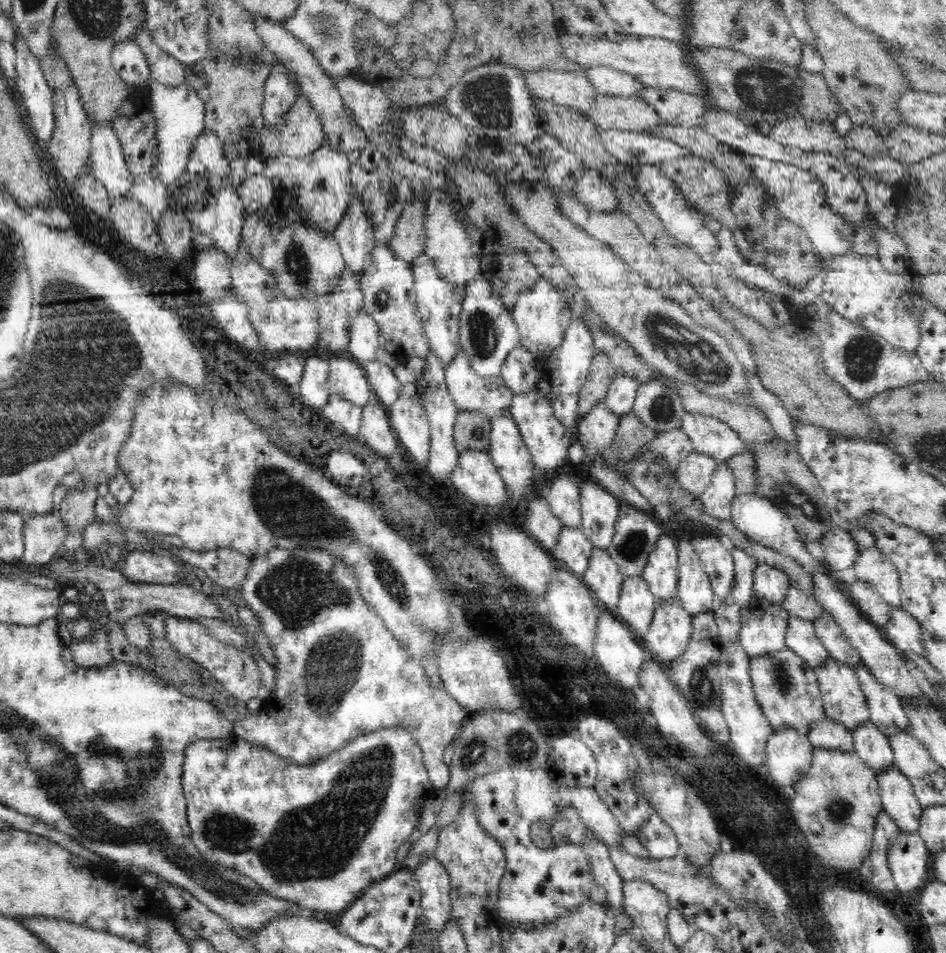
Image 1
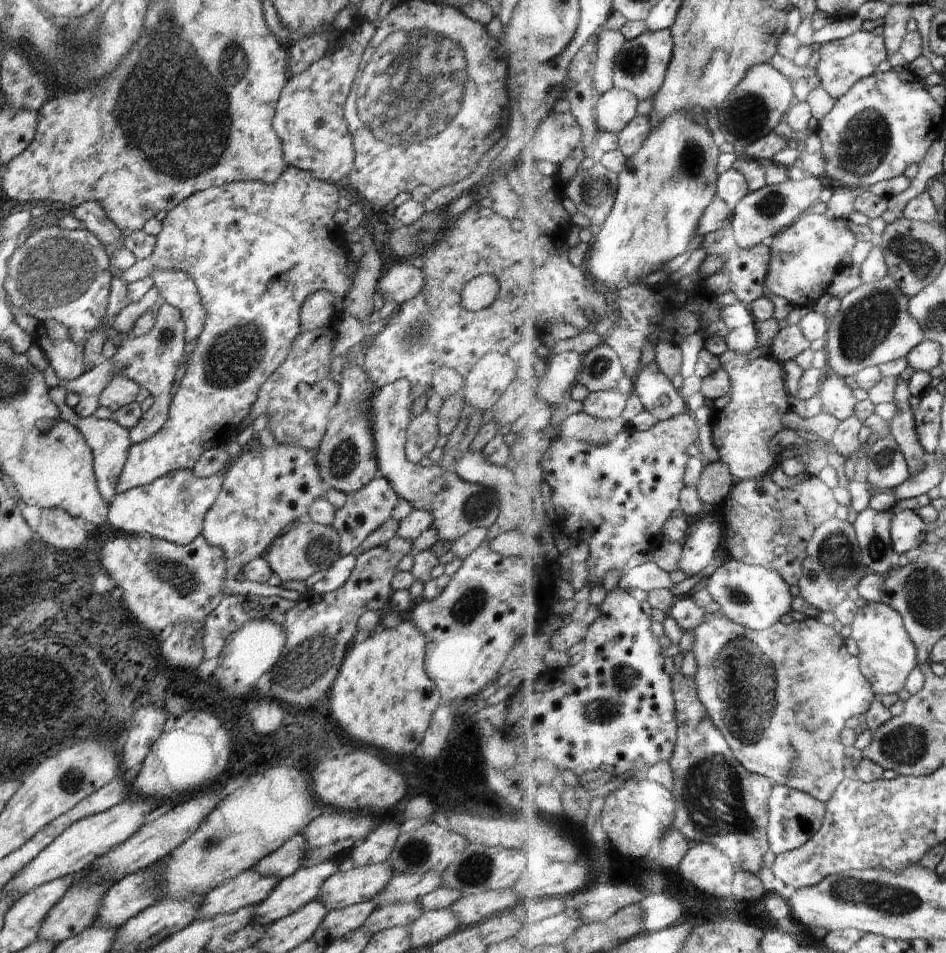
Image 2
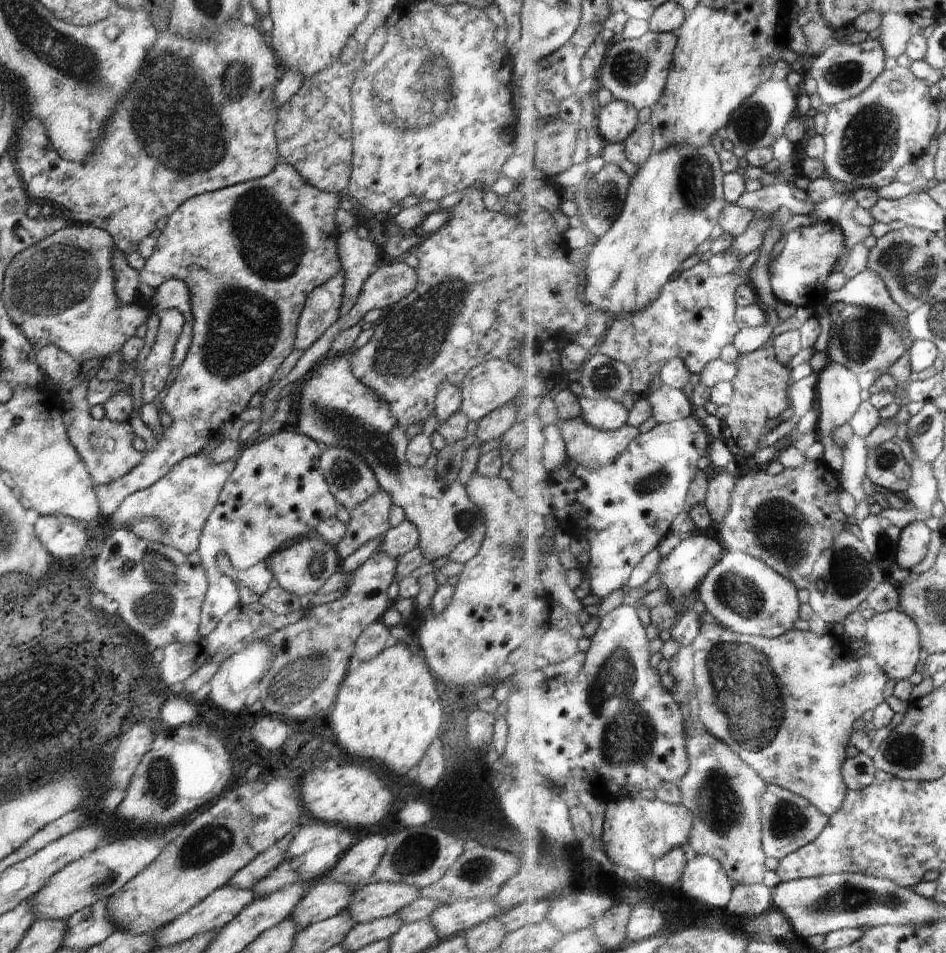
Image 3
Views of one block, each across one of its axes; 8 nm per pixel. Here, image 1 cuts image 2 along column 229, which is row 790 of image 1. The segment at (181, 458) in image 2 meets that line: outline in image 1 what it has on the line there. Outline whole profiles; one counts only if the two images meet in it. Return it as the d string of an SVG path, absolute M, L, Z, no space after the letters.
M402 726L384 727L372 734L354 738L347 746L307 766L296 765L286 758L272 754L268 749L244 741L235 734L222 739L198 740L186 748L182 779L190 823L190 838L196 849L216 866L235 870L251 878L266 894L277 899L290 900L305 912L346 910L365 888L400 868L396 860L397 850L405 842L415 840L416 826L421 826L422 808L427 802L433 801L438 793L422 760L420 746L411 736L411 732Z

